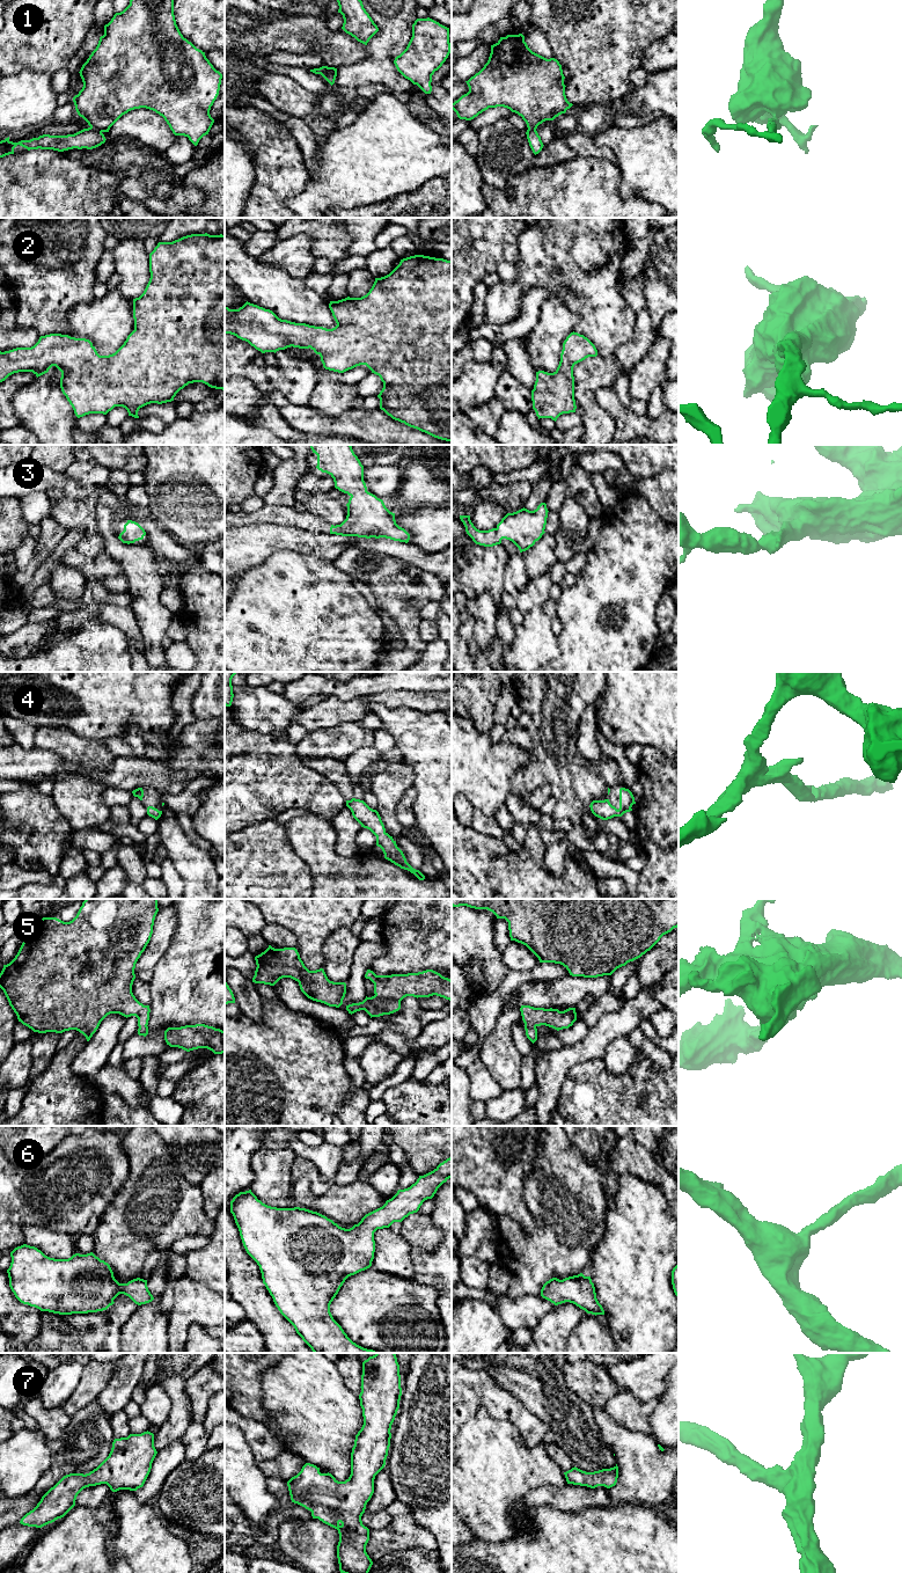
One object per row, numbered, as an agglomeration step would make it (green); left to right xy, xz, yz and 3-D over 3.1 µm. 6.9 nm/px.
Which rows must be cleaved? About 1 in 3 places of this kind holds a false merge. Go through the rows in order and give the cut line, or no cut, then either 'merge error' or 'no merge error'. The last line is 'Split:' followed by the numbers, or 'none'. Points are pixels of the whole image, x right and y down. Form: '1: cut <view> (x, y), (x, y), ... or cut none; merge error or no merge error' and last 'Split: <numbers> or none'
1: cut xy (90, 126), (101, 132); merge error
2: cut none; no merge error
3: cut none; no merge error
4: cut none; no merge error
5: cut none; no merge error
6: cut none; no merge error
7: cut none; no merge error
Split: 1

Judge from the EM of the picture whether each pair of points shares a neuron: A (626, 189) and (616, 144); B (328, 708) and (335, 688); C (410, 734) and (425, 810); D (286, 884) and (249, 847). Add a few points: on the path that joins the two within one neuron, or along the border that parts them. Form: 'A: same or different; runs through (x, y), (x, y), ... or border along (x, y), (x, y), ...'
A: same; runs through (628, 177), (628, 155)
B: different; border along (360, 696), (353, 700), (328, 697)
C: same; runs through (425, 753), (425, 791)
D: same; runs through (277, 875), (258, 856)

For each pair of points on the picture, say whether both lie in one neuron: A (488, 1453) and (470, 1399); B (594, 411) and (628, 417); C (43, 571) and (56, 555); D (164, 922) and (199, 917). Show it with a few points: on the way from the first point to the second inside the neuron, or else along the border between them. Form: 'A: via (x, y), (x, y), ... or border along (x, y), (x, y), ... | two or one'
A: border along (501, 1419), (494, 1419), (479, 1409), (463, 1426) | two
B: border along (598, 388), (595, 401), (613, 418), (616, 432) | two
C: via (46, 568), (54, 558) | one
D: border along (175, 911), (176, 928), (169, 945) | two

